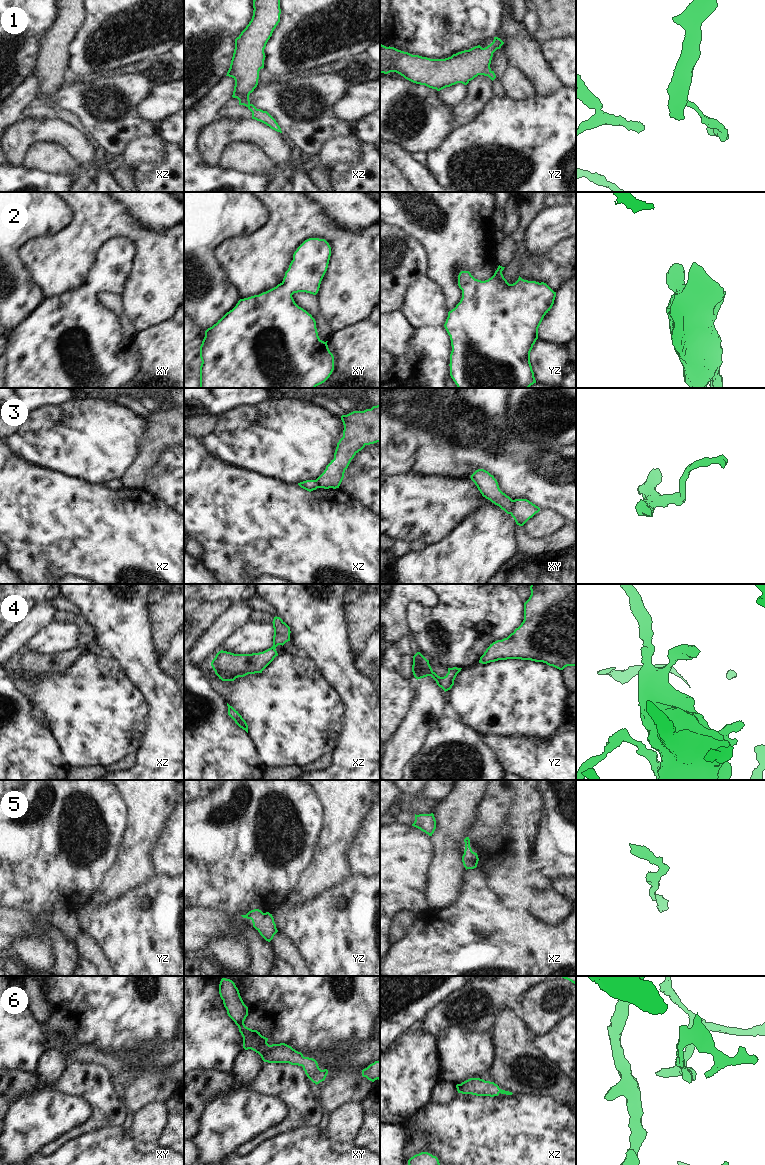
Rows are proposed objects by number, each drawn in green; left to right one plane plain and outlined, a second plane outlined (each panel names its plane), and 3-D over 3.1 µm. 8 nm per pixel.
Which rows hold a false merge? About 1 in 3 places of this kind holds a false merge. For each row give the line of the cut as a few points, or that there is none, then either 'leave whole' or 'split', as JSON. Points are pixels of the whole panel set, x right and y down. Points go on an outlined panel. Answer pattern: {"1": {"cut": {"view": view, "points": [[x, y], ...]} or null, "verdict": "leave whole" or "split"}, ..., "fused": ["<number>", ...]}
{"1": {"cut": null, "verdict": "leave whole"}, "2": {"cut": null, "verdict": "leave whole"}, "3": {"cut": {"view": "xy", "points": [[513, 500], [513, 506], [509, 513]]}, "verdict": "split"}, "4": {"cut": null, "verdict": "leave whole"}, "5": {"cut": null, "verdict": "leave whole"}, "6": {"cut": null, "verdict": "leave whole"}, "fused": ["3"]}

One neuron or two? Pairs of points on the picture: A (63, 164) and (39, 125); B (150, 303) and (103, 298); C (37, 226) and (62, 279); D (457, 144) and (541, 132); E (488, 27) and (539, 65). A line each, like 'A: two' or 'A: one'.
A: two
B: two
C: two
D: one
E: two

